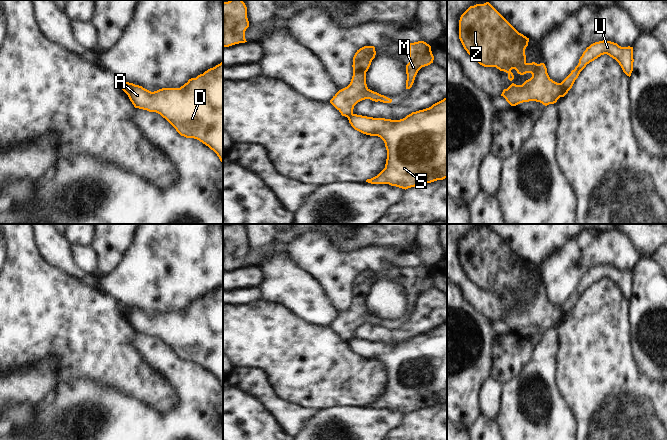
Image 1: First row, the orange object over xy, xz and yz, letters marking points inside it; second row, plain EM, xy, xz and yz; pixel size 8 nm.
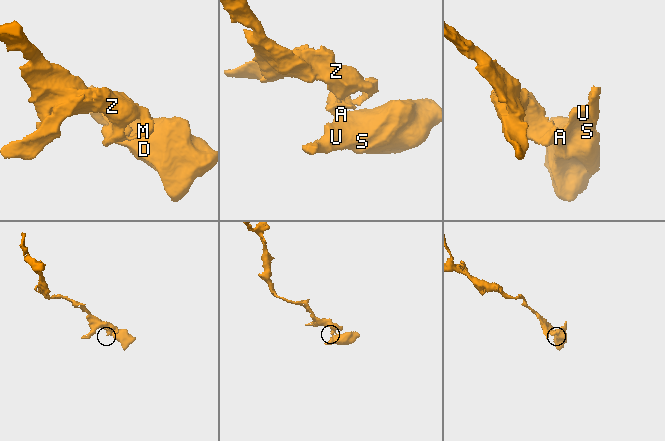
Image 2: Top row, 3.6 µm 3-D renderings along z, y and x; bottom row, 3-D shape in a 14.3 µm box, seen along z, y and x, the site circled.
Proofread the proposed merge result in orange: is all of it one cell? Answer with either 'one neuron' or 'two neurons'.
two neurons

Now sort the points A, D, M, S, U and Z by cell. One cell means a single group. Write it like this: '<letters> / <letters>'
A D S U / M Z

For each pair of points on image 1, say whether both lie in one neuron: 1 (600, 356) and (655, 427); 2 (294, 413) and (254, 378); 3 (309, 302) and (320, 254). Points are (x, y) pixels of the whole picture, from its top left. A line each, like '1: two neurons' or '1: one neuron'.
1: one neuron
2: one neuron
3: two neurons

